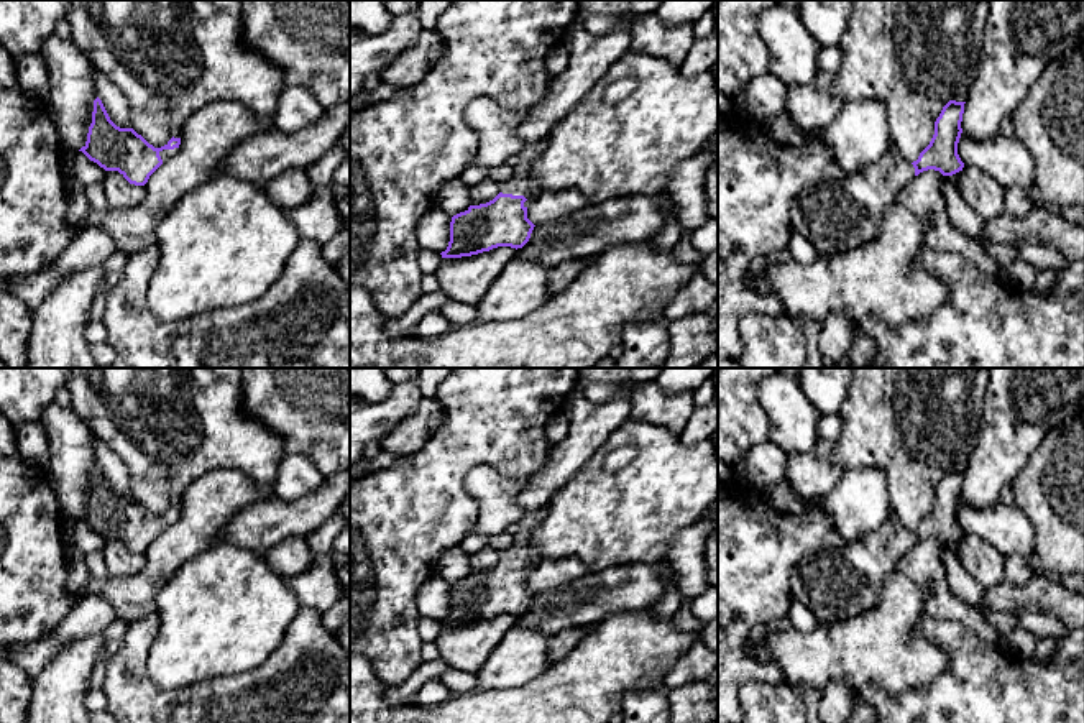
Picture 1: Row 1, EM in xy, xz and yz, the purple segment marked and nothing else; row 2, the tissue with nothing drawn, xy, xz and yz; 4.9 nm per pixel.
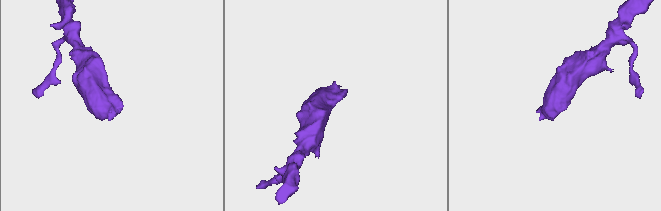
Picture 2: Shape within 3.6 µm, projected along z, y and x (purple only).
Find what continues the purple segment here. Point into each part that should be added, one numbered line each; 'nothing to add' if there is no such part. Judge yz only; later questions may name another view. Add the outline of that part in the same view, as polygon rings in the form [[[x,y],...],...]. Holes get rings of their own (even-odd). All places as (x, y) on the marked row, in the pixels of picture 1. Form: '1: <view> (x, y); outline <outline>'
1: yz (836, 216); outline [[[887,154],[879,164],[866,166],[836,181],[818,181],[803,187],[790,204],[793,230],[806,238],[818,253],[843,253],[874,240],[884,210],[897,200],[900,191],[915,179],[910,161]]]

